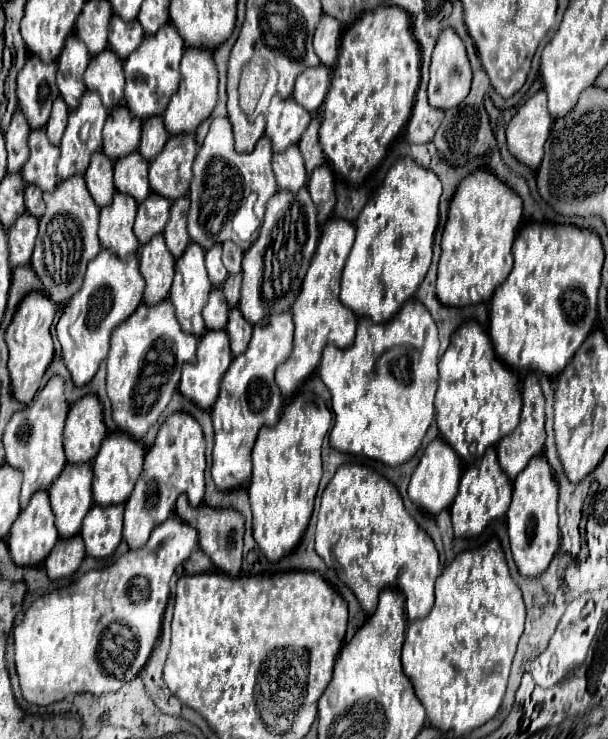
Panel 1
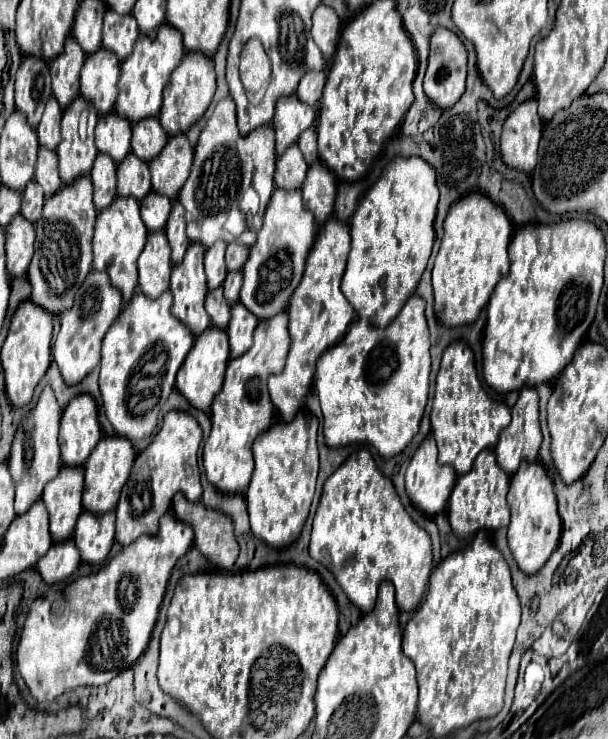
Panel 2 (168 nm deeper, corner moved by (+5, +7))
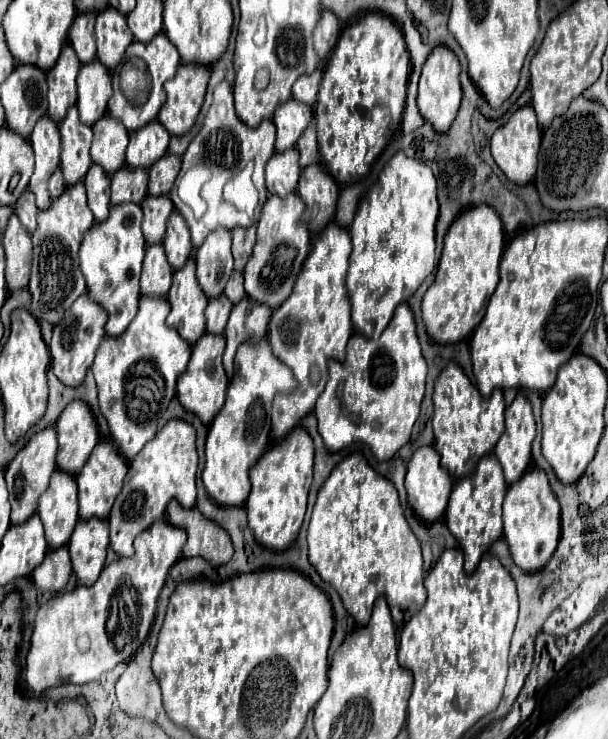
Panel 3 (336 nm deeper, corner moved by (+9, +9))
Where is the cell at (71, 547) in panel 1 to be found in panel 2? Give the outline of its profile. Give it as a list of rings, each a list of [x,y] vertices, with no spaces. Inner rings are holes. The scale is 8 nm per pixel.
[[[74,539],[54,543],[50,551],[38,561],[38,573],[46,581],[46,585],[64,583],[74,575],[74,571],[80,565],[80,553],[74,545]]]

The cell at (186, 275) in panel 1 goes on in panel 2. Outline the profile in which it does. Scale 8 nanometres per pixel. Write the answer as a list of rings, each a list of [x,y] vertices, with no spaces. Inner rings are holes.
[[[190,243],[184,261],[174,265],[170,279],[170,291],[174,295],[172,311],[194,333],[194,337],[210,327],[210,315],[204,309],[208,287],[202,259],[204,247]]]

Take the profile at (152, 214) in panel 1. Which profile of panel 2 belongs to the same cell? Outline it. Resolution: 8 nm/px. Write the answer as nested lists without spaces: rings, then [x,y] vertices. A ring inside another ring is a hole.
[[[148,193],[142,201],[140,201],[140,213],[142,213],[142,221],[148,227],[148,231],[160,231],[166,227],[166,221],[170,217],[170,209],[172,209],[172,199],[158,195],[158,193]]]

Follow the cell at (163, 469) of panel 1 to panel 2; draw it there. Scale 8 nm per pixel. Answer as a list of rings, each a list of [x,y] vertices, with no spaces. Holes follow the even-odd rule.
[[[168,411],[154,441],[136,457],[132,477],[122,489],[116,505],[116,541],[120,545],[134,543],[140,535],[158,533],[160,517],[170,509],[172,497],[184,493],[188,501],[202,497],[198,449],[202,443],[202,429],[198,421],[182,411]]]

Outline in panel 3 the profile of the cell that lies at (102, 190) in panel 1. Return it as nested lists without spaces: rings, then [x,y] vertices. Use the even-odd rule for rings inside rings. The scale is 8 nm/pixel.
[[[94,163],[88,169],[84,183],[88,191],[88,207],[92,209],[96,221],[106,219],[110,209],[110,175]]]

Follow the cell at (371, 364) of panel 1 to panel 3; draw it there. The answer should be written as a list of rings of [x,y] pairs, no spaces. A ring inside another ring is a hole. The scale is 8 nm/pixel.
[[[408,303],[398,305],[392,321],[378,339],[352,335],[344,361],[328,361],[328,381],[316,401],[314,415],[328,451],[352,443],[366,443],[378,461],[390,459],[408,443],[424,399],[426,361],[420,353],[414,313]]]

